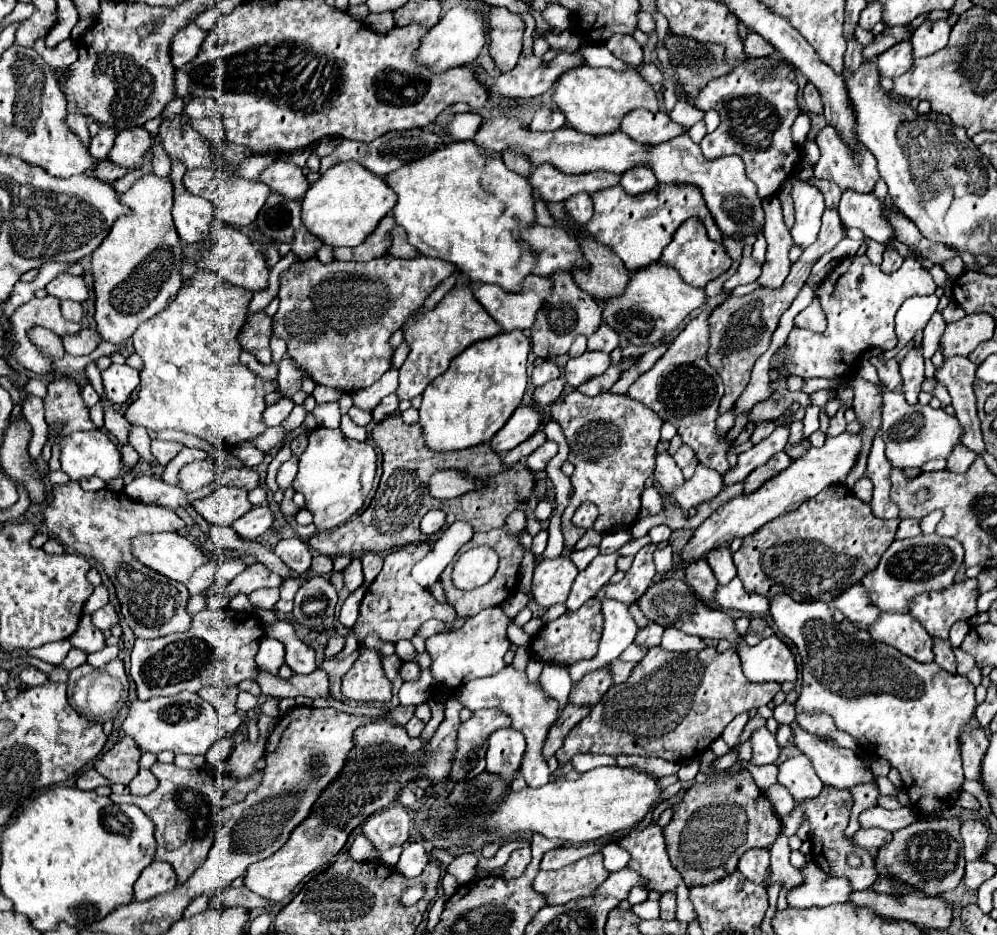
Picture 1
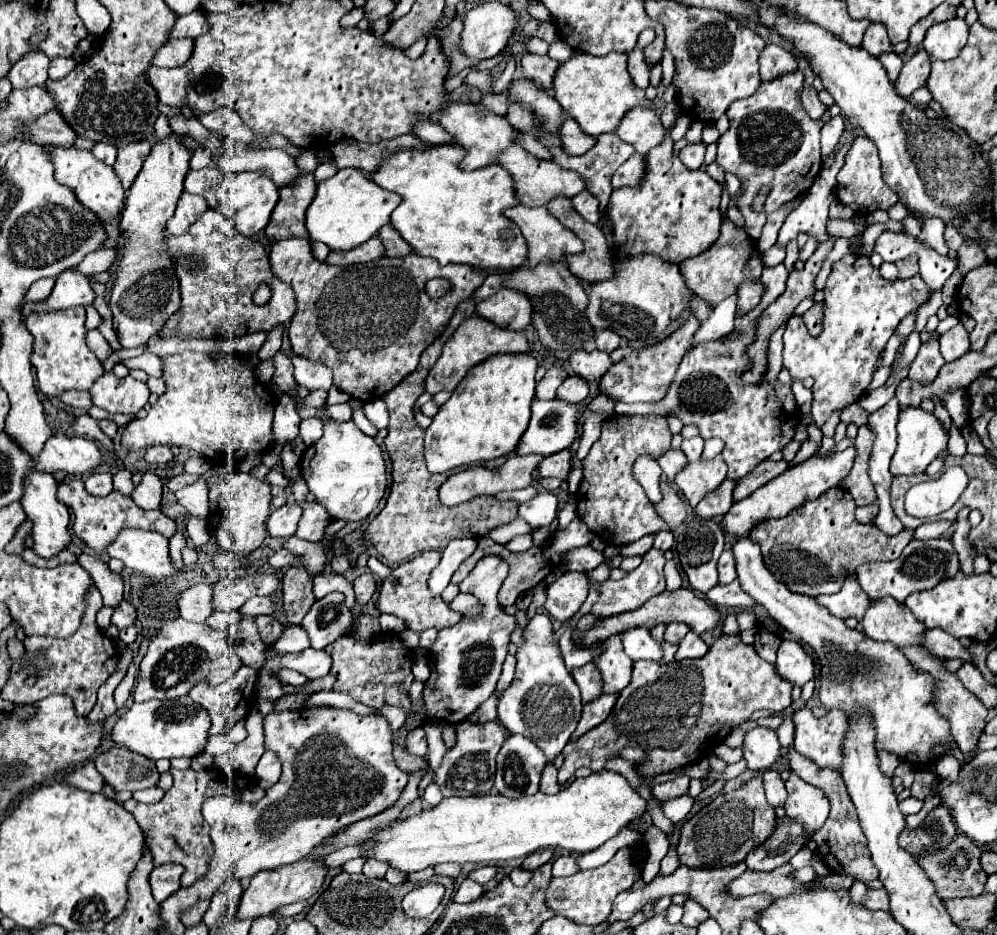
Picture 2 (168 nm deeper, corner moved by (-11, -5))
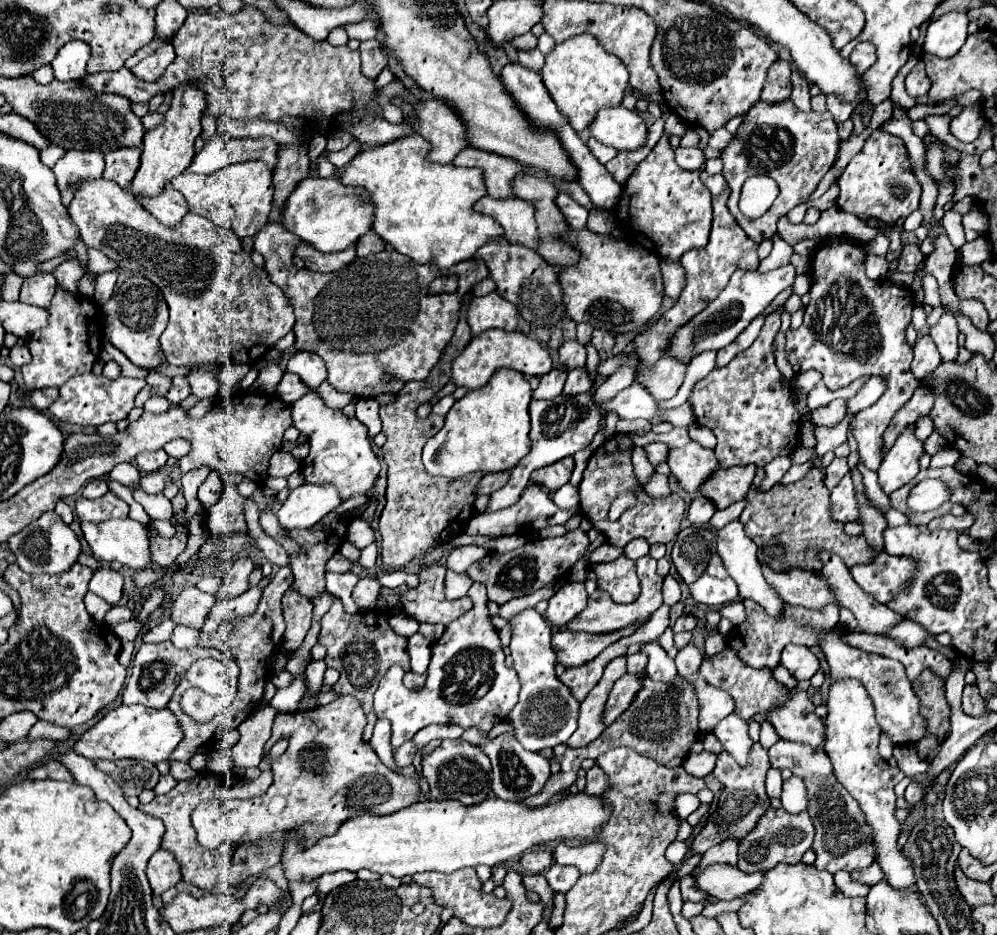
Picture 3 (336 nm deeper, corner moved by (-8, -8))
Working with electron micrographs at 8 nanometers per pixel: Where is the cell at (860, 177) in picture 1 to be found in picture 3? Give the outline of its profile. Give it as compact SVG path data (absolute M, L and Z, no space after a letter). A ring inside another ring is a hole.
M875 130L863 150L847 164L843 176L839 178L839 198L837 206L845 212L851 212L855 216L867 214L877 220L883 220L885 224L895 224L901 216L909 216L919 208L919 198L921 198L921 184L915 180L911 168L909 168L909 156L907 148L901 138L887 134L885 130ZM889 182L901 182L909 188L907 198L895 200L889 192Z

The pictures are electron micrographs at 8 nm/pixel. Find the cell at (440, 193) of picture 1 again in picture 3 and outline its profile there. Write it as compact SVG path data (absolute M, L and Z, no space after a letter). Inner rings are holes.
M411 134L399 140L369 146L361 150L341 172L339 182L347 186L361 186L369 192L369 200L373 204L373 232L381 236L393 250L409 256L417 264L433 262L437 268L449 268L461 260L469 260L475 252L489 240L503 236L499 224L491 218L473 212L473 204L487 194L483 176L479 168L459 168L455 164L433 164L425 156L429 152L429 144L421 140L421 136Z

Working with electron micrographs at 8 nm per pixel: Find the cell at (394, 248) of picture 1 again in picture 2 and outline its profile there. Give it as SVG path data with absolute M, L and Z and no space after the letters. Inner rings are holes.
M384 225L378 235L384 241L386 257L406 257L412 251L412 247L396 233L396 229L392 229L392 225Z

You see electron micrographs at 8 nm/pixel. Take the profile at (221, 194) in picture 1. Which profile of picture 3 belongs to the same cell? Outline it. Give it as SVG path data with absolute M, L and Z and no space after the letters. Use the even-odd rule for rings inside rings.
M261 160L241 162L227 168L221 168L213 174L193 174L183 172L181 176L171 180L171 186L179 190L187 204L189 212L197 216L205 216L217 226L233 230L239 238L251 238L261 226L267 222L273 200L273 170L265 166Z

